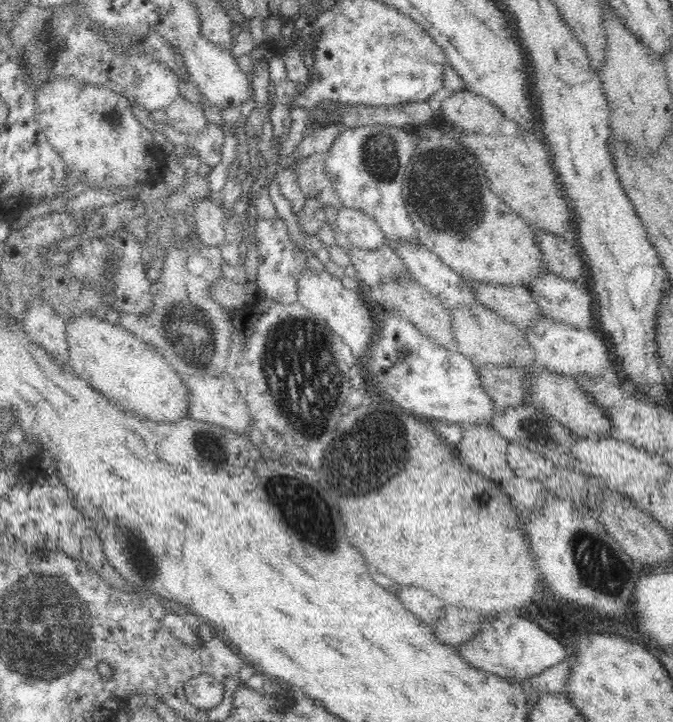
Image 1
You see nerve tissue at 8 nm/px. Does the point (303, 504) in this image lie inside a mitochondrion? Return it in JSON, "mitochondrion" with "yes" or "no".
{"mitochondrion":"yes"}

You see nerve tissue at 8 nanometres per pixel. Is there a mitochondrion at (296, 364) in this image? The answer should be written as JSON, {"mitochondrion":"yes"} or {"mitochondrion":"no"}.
{"mitochondrion":"yes"}

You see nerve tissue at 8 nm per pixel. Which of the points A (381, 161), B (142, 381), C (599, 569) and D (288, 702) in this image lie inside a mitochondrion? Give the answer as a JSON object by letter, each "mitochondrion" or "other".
{"A":"mitochondrion","B":"other","C":"mitochondrion","D":"other"}

